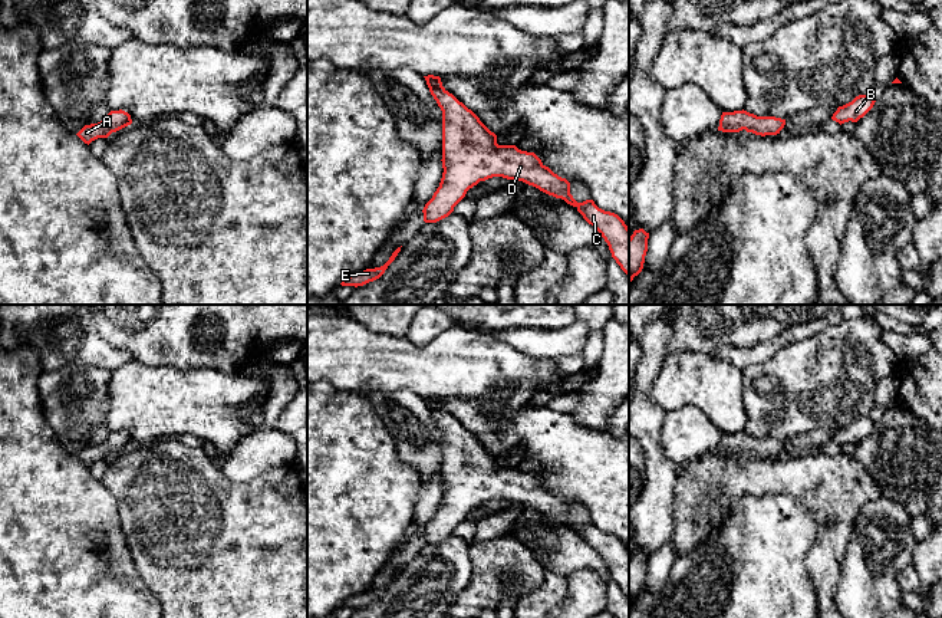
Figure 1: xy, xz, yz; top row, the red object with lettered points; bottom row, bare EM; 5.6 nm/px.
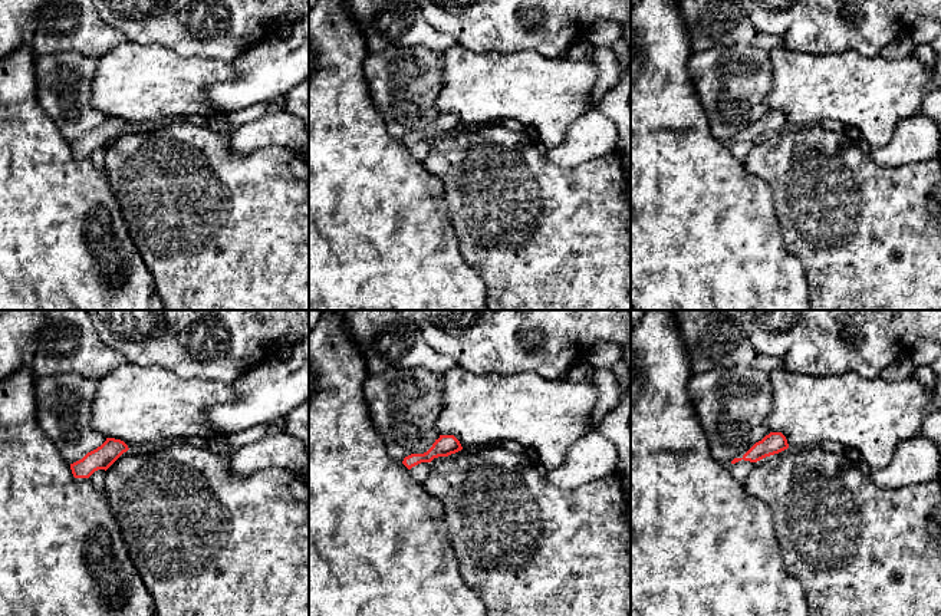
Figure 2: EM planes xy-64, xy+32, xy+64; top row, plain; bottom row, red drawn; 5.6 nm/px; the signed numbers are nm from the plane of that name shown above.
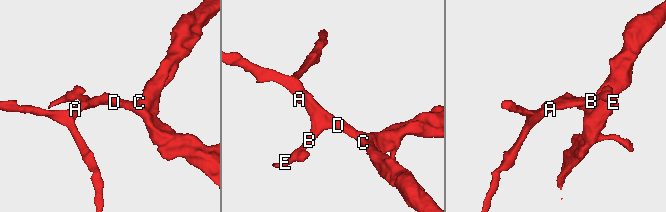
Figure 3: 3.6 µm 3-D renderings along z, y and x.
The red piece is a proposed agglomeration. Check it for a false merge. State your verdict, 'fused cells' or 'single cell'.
single cell

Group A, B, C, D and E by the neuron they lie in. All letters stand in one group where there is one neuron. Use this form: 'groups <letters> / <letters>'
groups A B C D E

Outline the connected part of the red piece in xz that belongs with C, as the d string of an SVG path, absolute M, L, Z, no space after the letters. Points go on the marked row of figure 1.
M439 76L424 78L442 111L444 168L439 187L422 210L425 223L448 217L480 181L493 177L523 181L576 207L602 234L612 257L629 275L629 227L617 214L599 208L593 200L577 203L570 194L570 183L546 167L534 152L498 145L497 135L442 86Z

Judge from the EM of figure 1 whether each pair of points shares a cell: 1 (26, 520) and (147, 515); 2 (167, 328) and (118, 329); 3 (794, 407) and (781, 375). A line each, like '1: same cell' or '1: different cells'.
1: different cells
2: same cell
3: same cell

